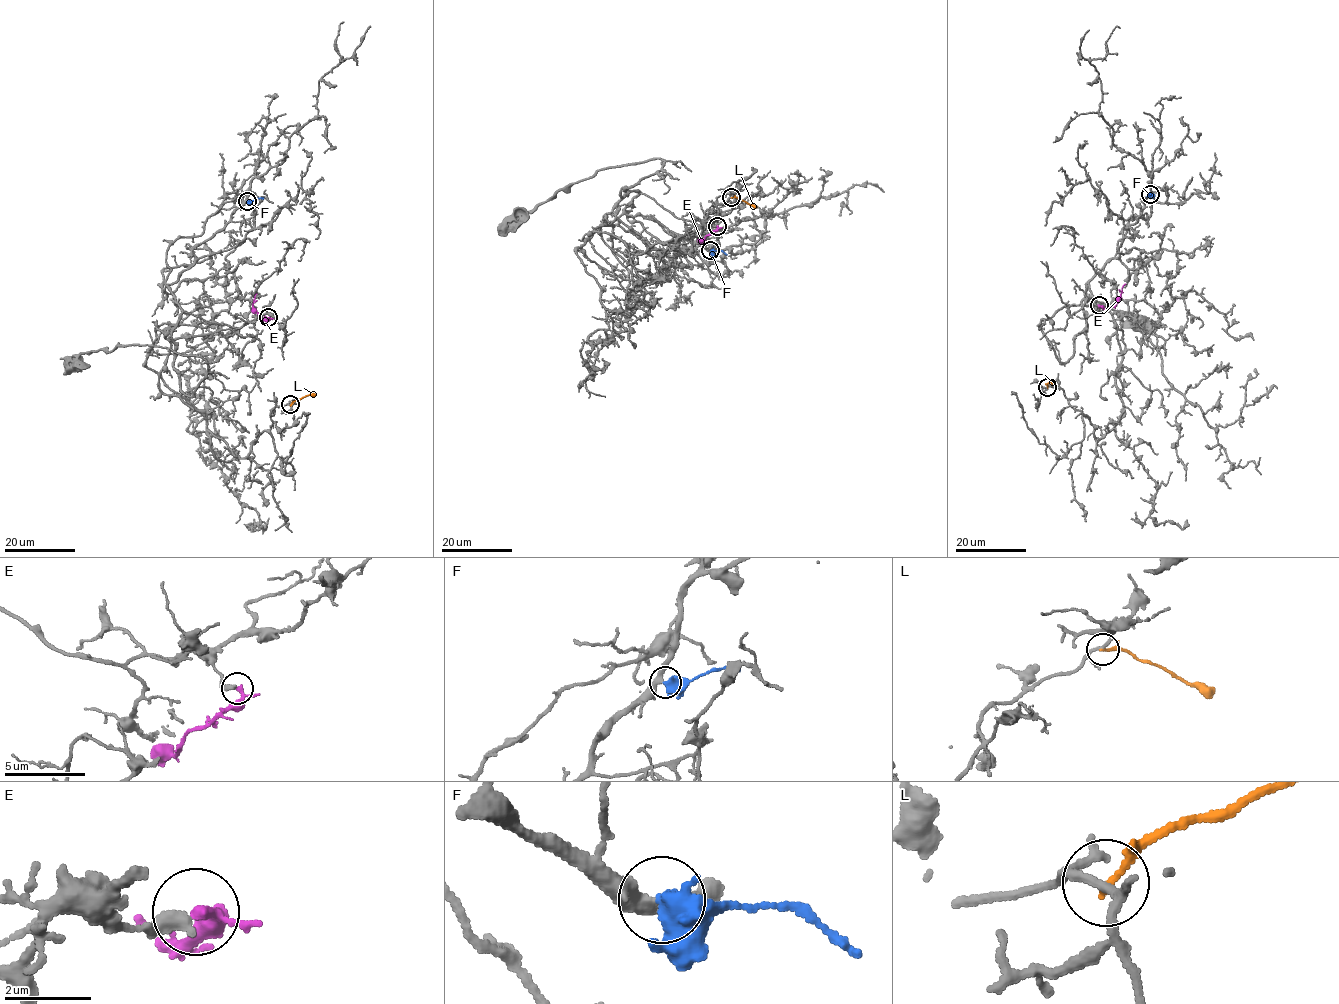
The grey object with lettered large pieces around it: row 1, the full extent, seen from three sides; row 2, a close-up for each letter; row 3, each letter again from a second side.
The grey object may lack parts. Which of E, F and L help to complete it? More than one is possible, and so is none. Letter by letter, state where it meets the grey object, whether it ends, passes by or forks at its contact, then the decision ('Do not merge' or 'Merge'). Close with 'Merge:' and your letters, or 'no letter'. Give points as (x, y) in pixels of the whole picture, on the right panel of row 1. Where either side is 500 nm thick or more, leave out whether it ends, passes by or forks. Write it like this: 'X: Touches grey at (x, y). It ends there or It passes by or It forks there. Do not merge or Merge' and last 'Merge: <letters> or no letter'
E: Touches grey at (1099, 305). It passes by. Do not merge
F: Touches grey at (1150, 194). It passes by. Merge
L: Touches grey at (1047, 387). It passes by. Do not merge
Merge: F

